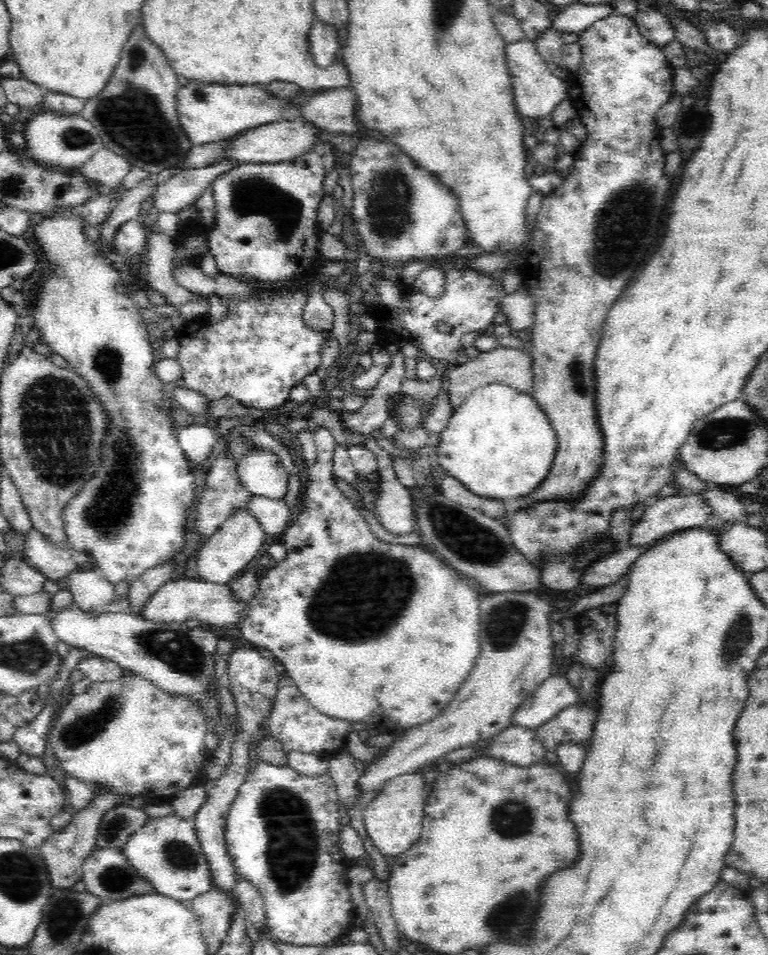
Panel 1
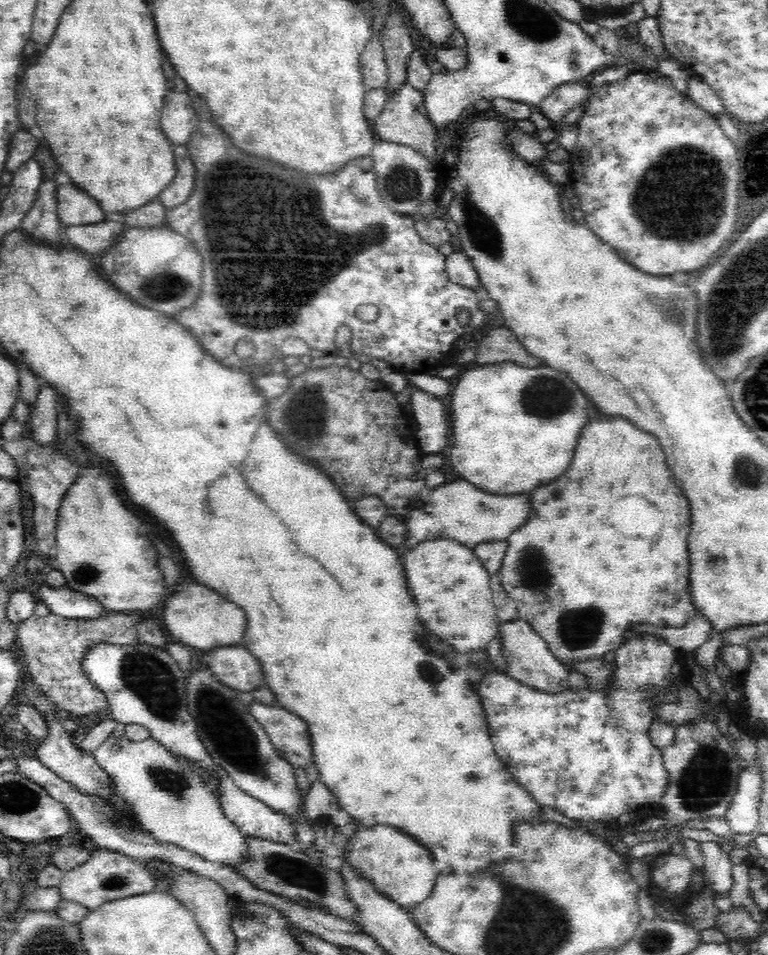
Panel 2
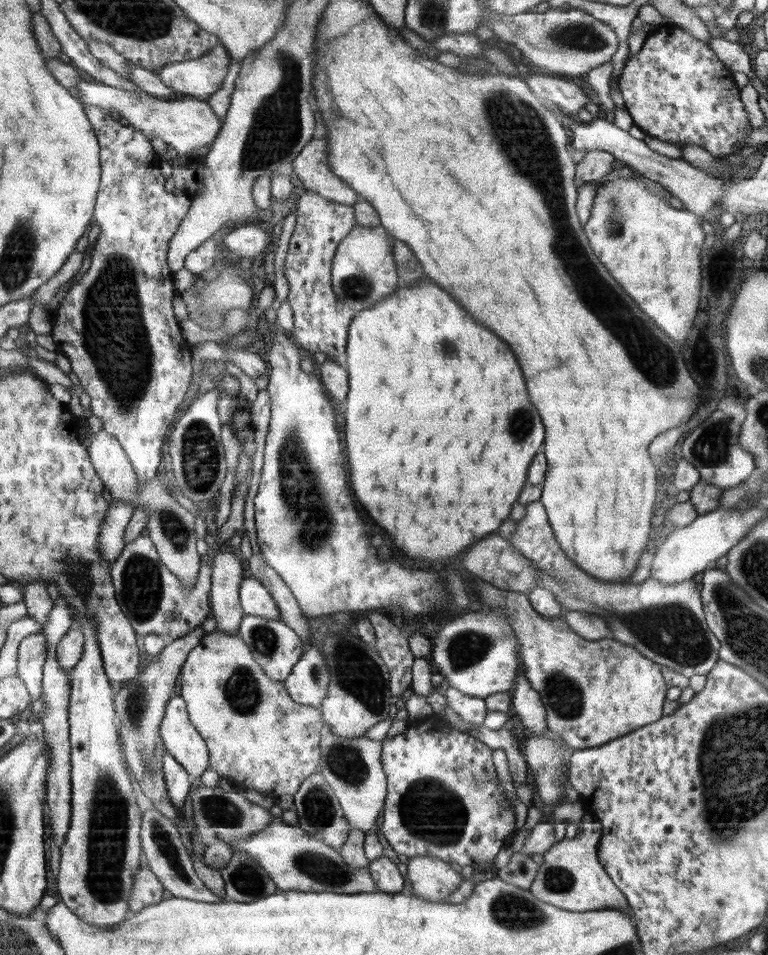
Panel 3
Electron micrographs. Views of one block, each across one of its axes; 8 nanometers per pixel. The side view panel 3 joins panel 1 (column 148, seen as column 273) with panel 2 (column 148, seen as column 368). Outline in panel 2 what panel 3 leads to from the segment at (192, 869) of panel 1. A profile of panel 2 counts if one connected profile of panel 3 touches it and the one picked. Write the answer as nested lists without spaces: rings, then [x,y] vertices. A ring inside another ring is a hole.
[[[98,847],[86,864],[80,864],[65,872],[58,887],[64,901],[72,901],[76,905],[80,904],[88,908],[88,911],[94,911],[118,898],[156,891],[158,890],[156,886],[157,884],[144,862],[113,850]]]

